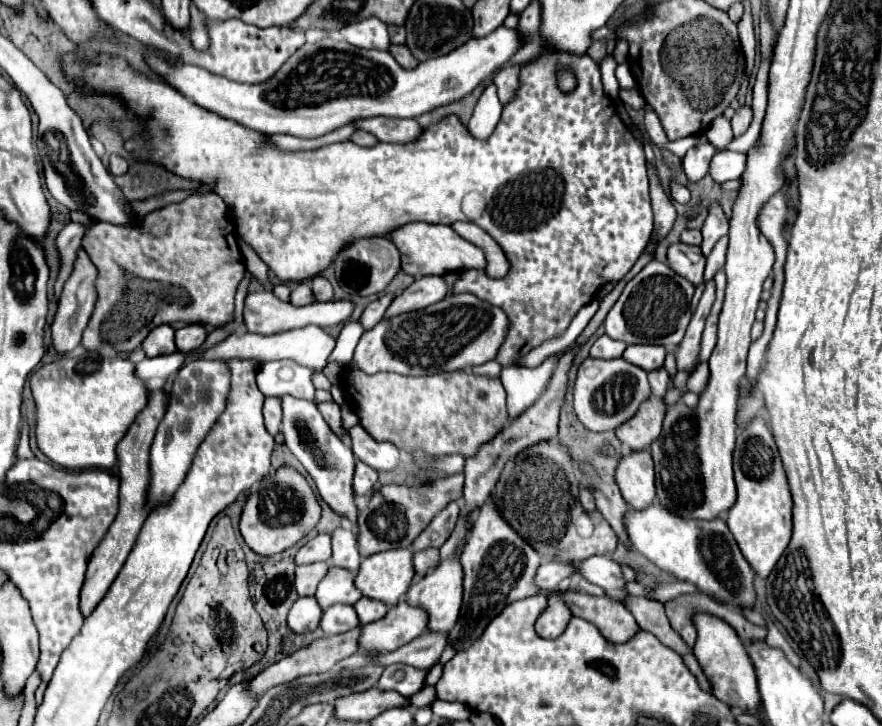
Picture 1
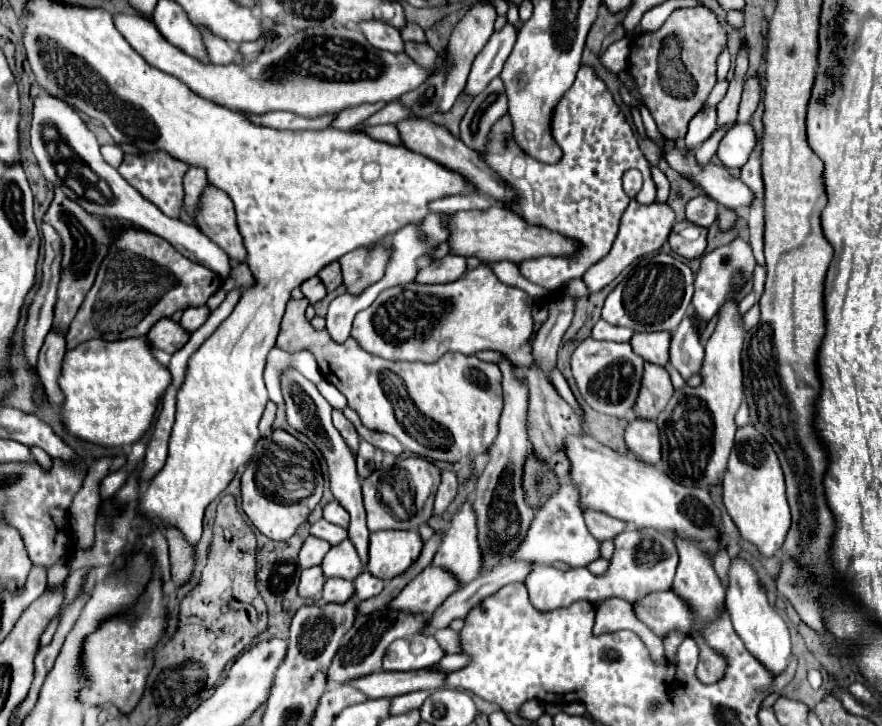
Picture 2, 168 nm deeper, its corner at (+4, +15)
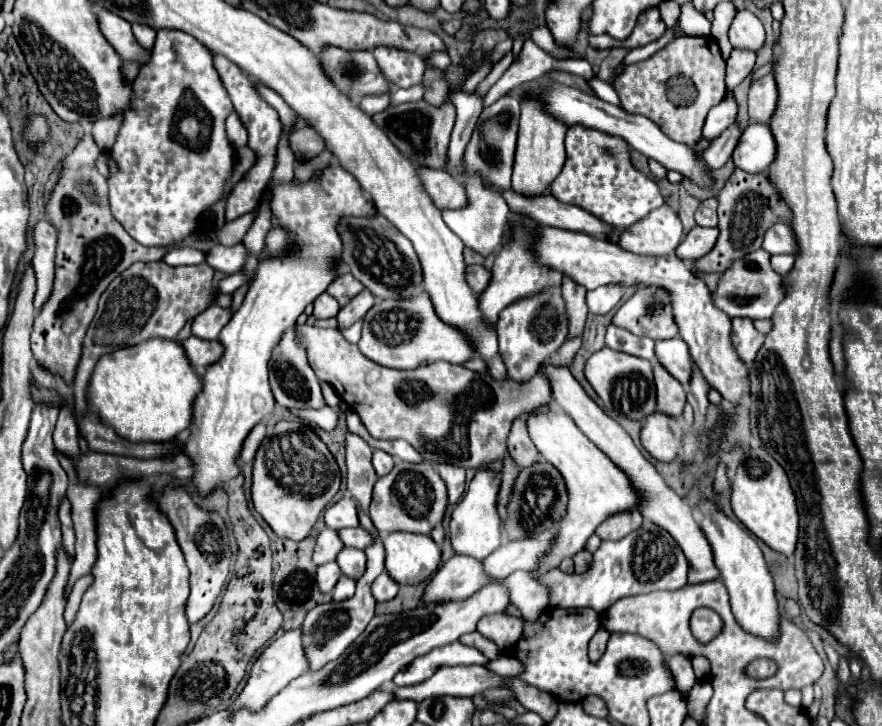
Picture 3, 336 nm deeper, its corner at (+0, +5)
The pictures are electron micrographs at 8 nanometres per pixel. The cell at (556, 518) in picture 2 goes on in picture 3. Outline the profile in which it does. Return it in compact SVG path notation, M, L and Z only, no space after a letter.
M552 530L540 532L534 538L522 538L516 542L508 542L494 550L488 558L484 558L484 572L492 580L504 580L514 570L536 570L540 556L550 548L554 538Z

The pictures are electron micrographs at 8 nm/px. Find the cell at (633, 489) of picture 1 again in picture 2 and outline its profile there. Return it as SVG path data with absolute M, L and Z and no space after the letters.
M634 418L624 430L624 442L628 454L636 456L636 460L644 460L644 464L660 462L660 436L654 422Z

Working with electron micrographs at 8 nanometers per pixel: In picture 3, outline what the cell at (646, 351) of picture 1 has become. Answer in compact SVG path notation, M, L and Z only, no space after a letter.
M682 338L674 340L658 340L656 342L656 358L660 364L684 386L688 386L688 378L692 376L692 356L688 352L688 344Z

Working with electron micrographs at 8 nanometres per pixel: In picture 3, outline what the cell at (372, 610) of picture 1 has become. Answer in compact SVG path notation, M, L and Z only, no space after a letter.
M386 572L380 574L376 578L376 582L372 584L372 594L378 602L386 602L386 600L392 600L396 594L398 594L398 582L394 582Z

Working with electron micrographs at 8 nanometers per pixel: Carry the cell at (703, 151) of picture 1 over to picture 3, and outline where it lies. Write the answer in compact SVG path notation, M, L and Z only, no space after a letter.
M728 94L718 106L714 106L708 112L702 134L706 138L718 138L732 122L736 122L736 114L738 114L738 102L736 102L734 94Z

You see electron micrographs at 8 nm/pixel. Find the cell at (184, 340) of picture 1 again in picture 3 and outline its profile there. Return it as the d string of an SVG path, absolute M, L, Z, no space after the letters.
M218 304L208 306L208 310L204 310L194 318L194 324L192 324L194 336L202 340L218 340L220 330L228 324L232 314L234 314L232 308L222 308Z

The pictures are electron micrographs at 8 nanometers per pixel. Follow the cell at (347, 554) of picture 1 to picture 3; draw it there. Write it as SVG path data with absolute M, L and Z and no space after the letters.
M350 496L340 498L336 504L332 504L326 514L326 526L334 528L334 530L342 530L342 528L350 528L350 526L358 526L358 510L356 510L356 500Z

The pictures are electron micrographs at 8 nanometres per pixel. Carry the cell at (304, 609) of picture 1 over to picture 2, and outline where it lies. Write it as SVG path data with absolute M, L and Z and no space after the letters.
M314 566L314 568L306 568L302 570L302 576L300 576L300 584L298 584L298 592L302 598L318 598L320 592L322 592L322 586L324 586L326 578L320 570L320 566Z

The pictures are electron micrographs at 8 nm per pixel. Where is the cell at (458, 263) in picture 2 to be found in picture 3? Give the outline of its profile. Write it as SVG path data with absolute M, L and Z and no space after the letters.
M468 266L466 268L466 280L476 294L482 294L490 282L490 270L486 270L482 266Z

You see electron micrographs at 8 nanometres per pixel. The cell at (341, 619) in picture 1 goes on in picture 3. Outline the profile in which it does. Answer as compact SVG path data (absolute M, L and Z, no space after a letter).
M342 576L342 578L338 580L338 584L334 586L334 590L332 590L332 598L334 598L336 602L346 600L346 598L350 598L350 596L354 594L354 590L356 590L356 580Z

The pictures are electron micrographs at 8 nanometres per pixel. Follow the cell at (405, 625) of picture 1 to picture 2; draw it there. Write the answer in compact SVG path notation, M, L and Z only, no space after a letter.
M428 566L414 580L410 580L404 590L388 602L388 608L408 612L408 614L432 614L452 592L458 590L456 578L444 568Z

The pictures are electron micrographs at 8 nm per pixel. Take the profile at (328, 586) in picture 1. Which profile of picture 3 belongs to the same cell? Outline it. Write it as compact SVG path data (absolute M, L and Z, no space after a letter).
M350 546L342 548L336 562L340 564L342 574L350 576L354 580L358 580L366 570L366 554L362 550L356 550L356 548L350 548Z

